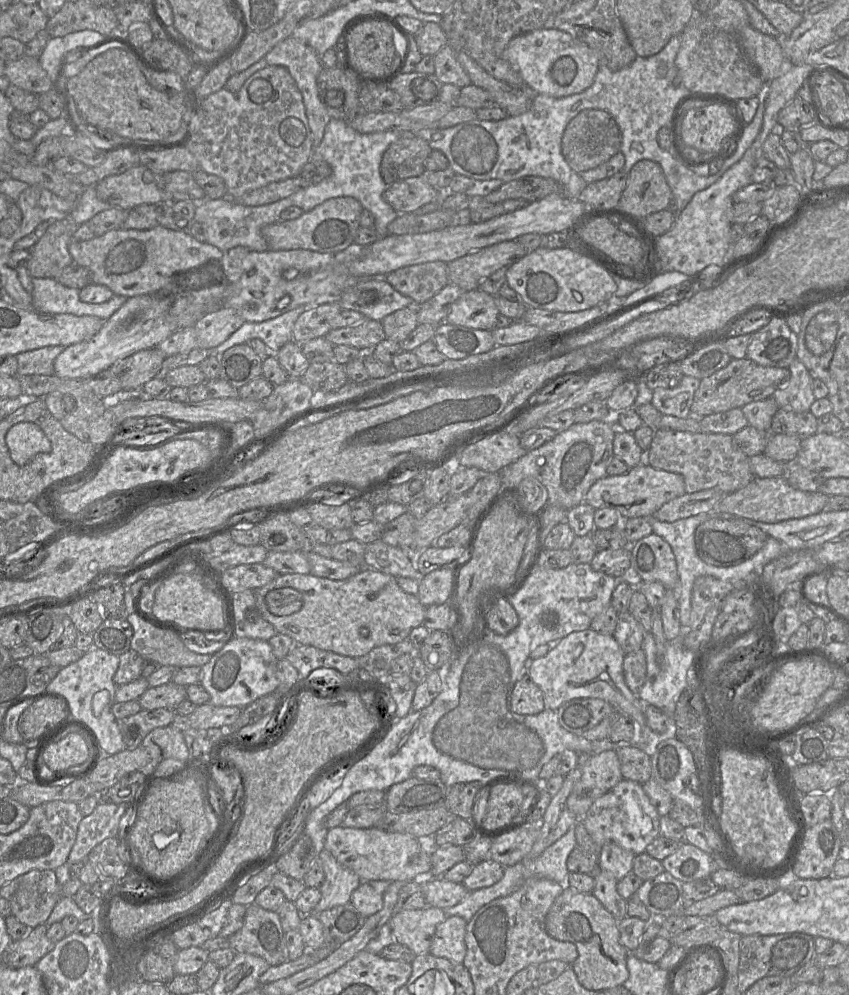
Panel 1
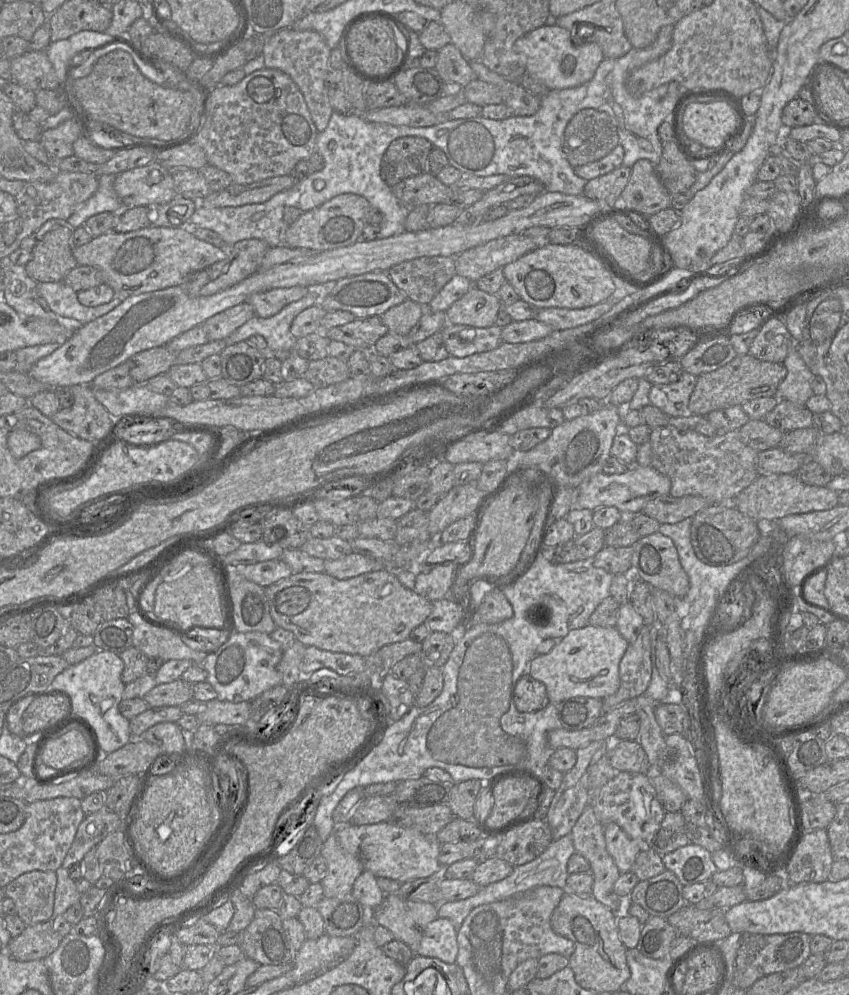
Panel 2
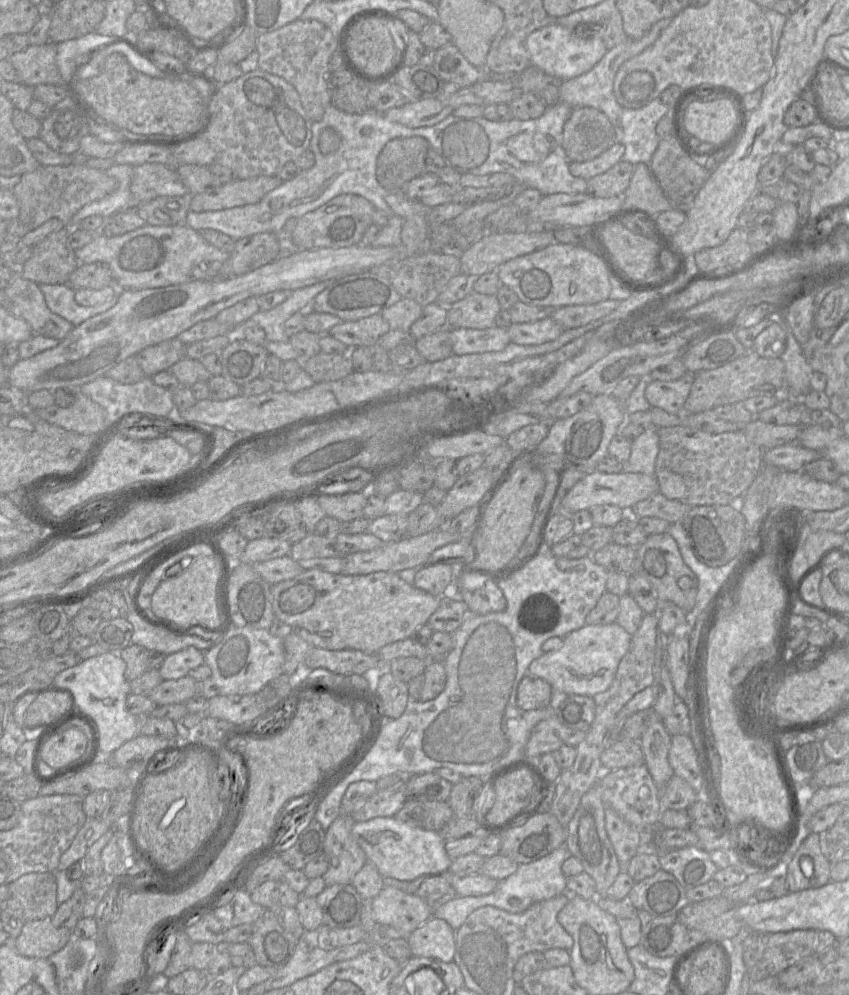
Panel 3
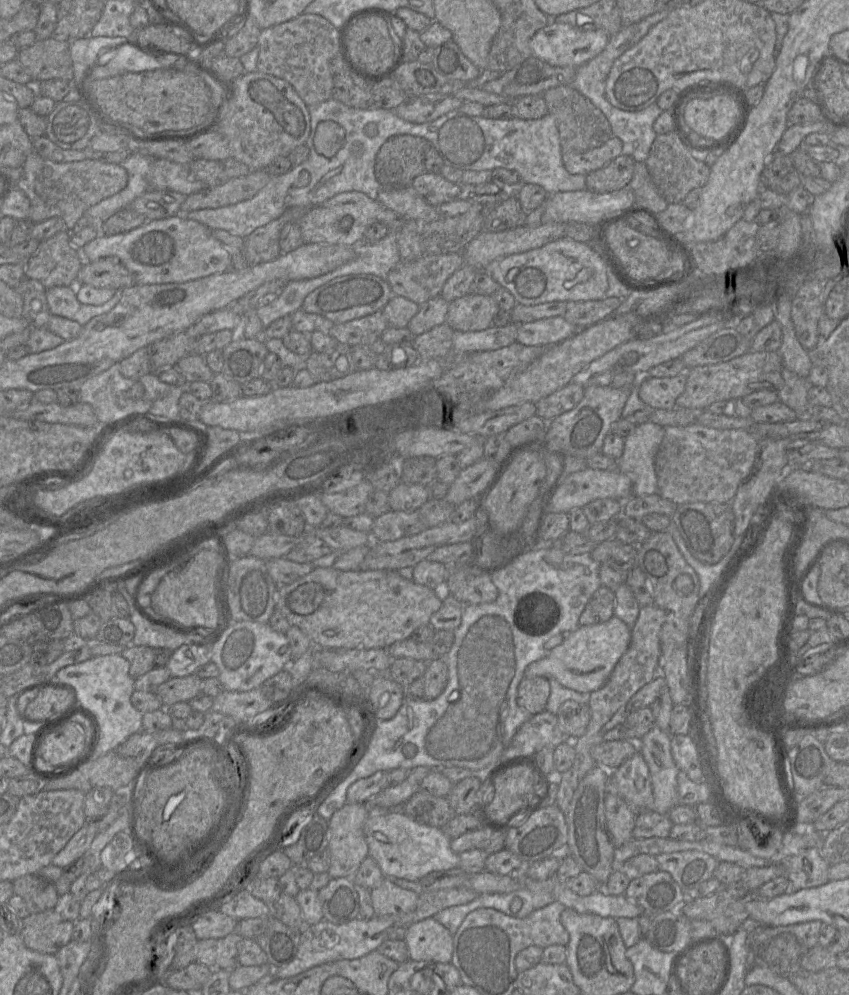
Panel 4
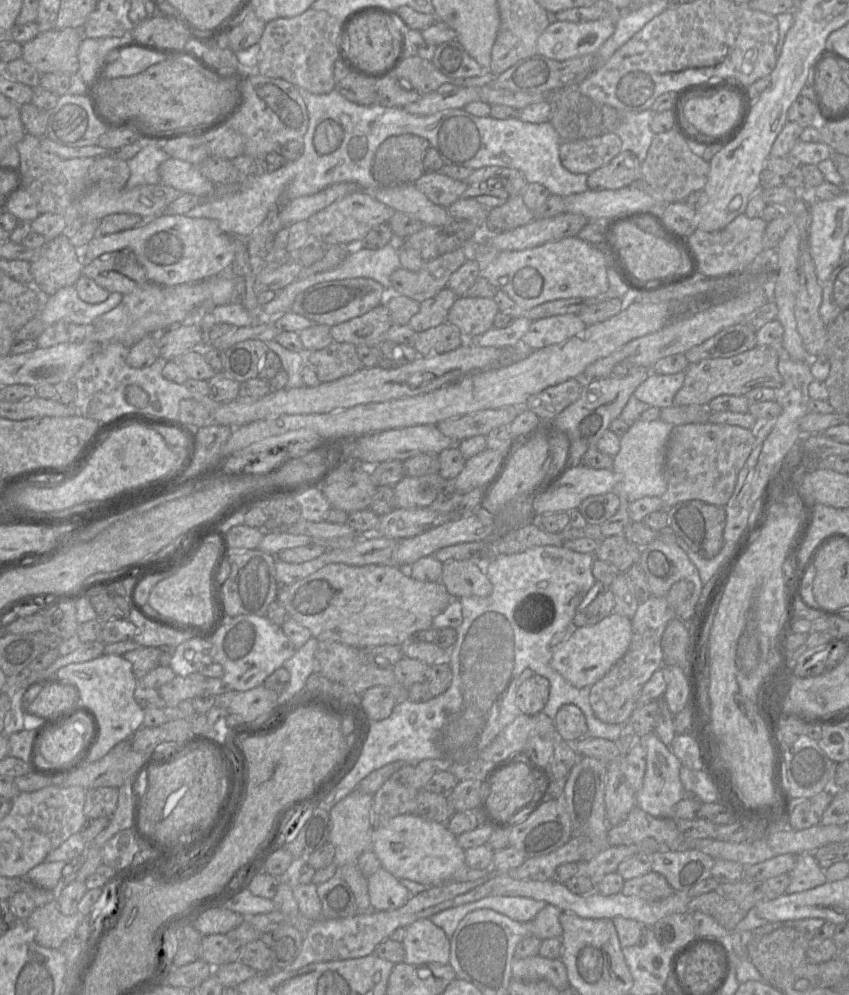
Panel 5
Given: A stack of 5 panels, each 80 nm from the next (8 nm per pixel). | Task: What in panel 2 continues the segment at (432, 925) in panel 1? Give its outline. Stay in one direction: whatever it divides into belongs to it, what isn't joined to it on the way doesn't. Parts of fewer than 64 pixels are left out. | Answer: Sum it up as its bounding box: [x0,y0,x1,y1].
[372,894,437,953]

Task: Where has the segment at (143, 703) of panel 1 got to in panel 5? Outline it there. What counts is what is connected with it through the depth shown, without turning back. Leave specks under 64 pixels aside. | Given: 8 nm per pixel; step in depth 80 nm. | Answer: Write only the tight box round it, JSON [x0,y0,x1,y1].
[158,672,206,710]

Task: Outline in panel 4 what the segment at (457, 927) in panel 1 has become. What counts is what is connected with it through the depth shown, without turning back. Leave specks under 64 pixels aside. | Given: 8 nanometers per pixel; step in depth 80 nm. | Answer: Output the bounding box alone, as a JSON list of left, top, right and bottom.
[404,917,453,963]

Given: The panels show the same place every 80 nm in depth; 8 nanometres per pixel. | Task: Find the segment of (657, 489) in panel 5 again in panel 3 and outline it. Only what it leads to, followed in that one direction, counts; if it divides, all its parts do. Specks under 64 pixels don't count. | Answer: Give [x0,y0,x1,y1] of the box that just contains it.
[623,419,659,476]

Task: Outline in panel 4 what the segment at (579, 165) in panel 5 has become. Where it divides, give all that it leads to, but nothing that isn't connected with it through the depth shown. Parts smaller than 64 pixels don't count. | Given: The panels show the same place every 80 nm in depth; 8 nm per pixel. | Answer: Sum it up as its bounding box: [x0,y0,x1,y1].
[562,136,623,175]

